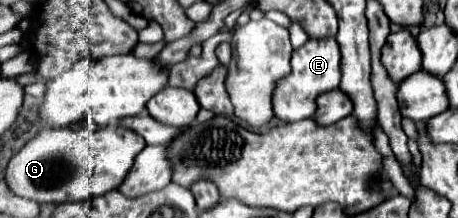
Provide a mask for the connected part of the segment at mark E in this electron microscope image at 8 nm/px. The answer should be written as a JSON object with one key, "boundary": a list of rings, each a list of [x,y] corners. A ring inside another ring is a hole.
{"boundary":[[[310,39],[306,45],[294,51],[292,73],[288,75],[288,79],[282,79],[282,83],[278,83],[278,91],[274,91],[274,115],[286,123],[312,117],[316,111],[316,97],[320,93],[336,89],[340,77],[340,49],[336,39]]]}

